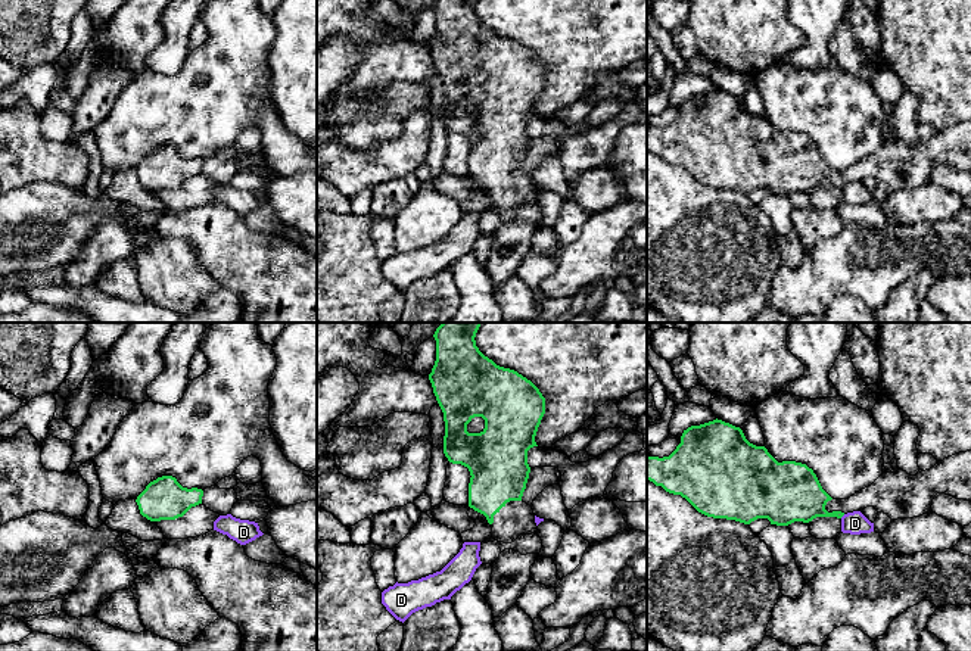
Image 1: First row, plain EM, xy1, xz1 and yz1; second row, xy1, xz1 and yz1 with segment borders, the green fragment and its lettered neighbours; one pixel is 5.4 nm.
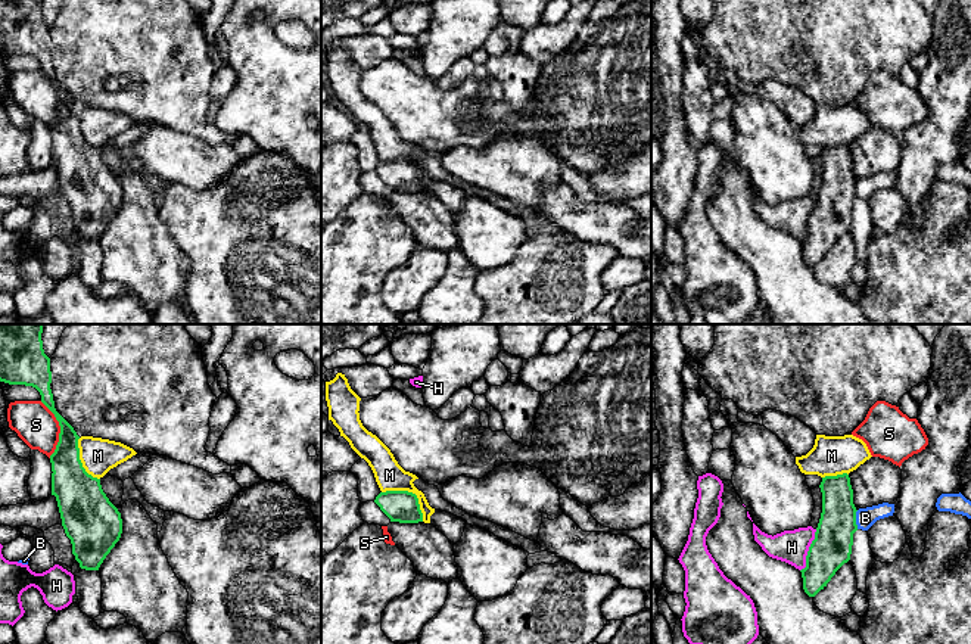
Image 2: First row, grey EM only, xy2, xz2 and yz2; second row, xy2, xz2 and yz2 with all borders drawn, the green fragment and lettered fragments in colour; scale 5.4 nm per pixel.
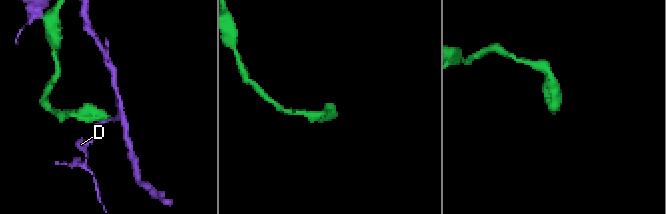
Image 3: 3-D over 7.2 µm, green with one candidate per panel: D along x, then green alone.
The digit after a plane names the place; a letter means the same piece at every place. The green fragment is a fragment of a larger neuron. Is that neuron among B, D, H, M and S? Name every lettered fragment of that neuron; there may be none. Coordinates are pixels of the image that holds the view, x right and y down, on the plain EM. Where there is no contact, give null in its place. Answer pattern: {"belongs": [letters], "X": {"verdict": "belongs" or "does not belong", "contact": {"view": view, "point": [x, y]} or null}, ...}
{"belongs": [], "B": {"verdict": "does not belong", "contact": {"view": "yz2", "point": [855, 189]}}, "D": {"verdict": "does not belong", "contact": {"view": "yz1", "point": [842, 186]}}, "H": {"verdict": "does not belong", "contact": {"view": "yz2", "point": [809, 220]}}, "M": {"verdict": "does not belong", "contact": {"view": "xz2", "point": [411, 162]}}, "S": {"verdict": "does not belong", "contact": {"view": "xy2", "point": [61, 99]}}}

